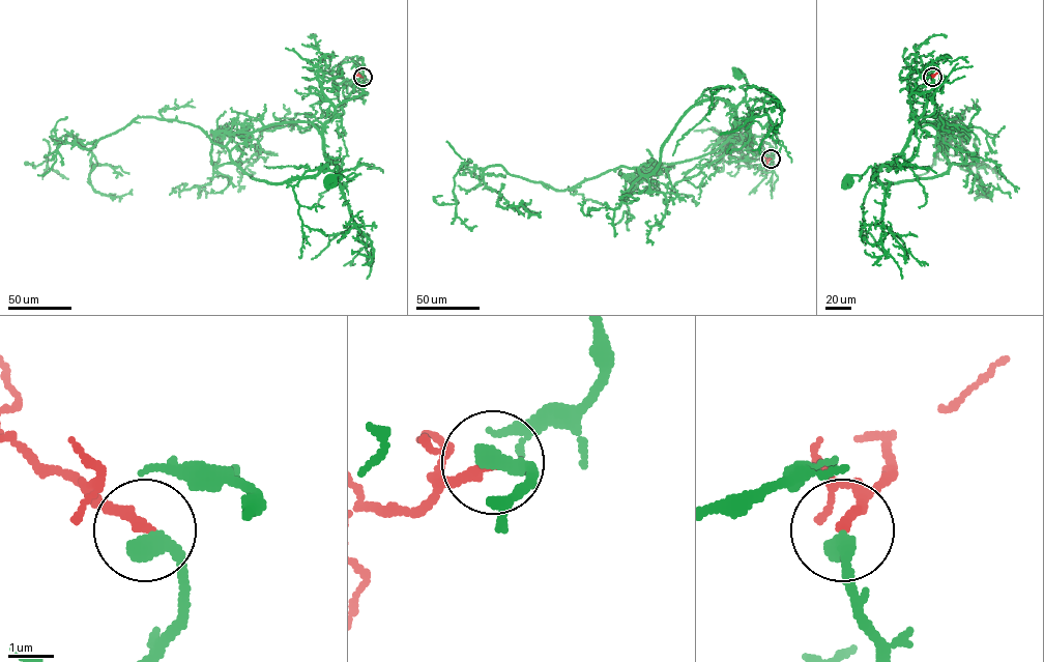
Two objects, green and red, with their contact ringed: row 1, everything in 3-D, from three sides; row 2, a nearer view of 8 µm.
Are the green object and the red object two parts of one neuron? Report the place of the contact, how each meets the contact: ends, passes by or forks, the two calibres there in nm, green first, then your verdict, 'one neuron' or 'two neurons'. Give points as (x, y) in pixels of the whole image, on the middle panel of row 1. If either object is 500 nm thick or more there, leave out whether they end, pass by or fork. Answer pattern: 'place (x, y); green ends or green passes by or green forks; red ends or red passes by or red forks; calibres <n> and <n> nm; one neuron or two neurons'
place (771, 159); green passes by; red ends; calibres 320 and 240 nm; one neuron

